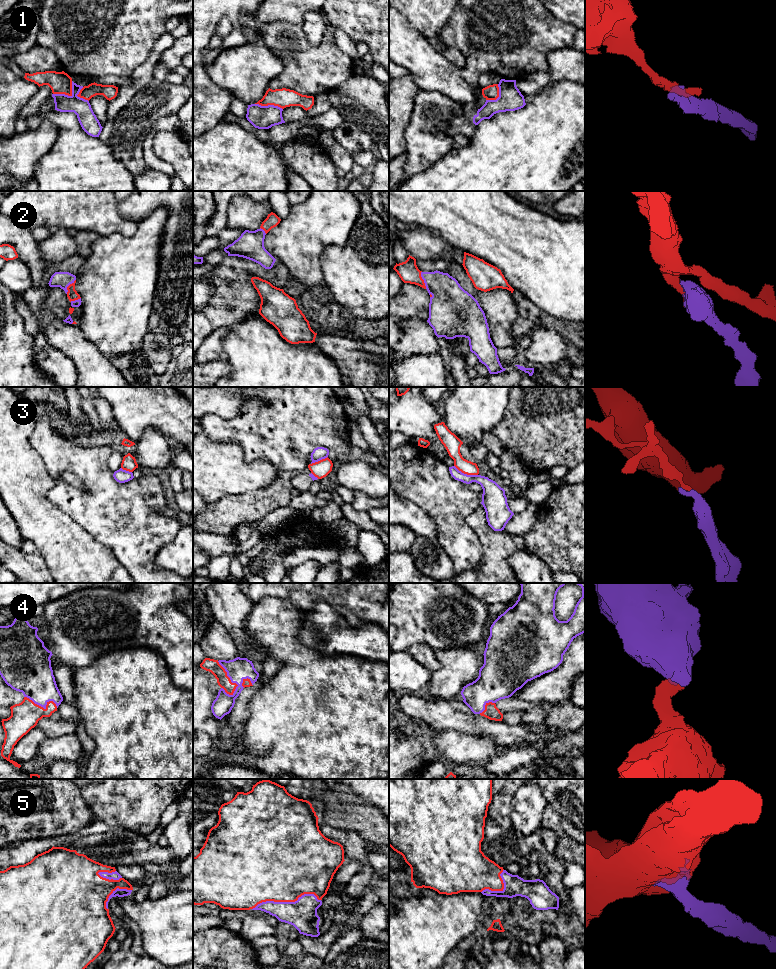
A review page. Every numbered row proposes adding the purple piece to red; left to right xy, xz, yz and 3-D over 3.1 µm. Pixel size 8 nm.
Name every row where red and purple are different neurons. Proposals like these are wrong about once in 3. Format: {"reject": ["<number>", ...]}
{"reject": ["1", "3"]}

